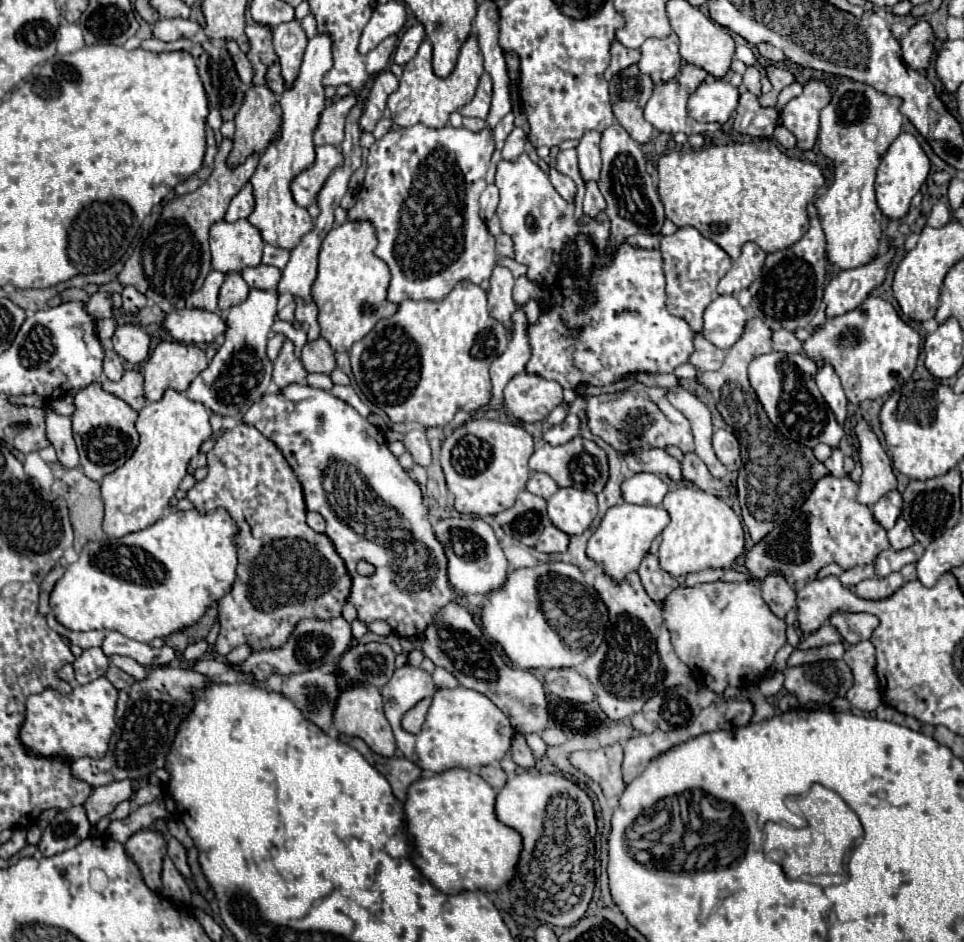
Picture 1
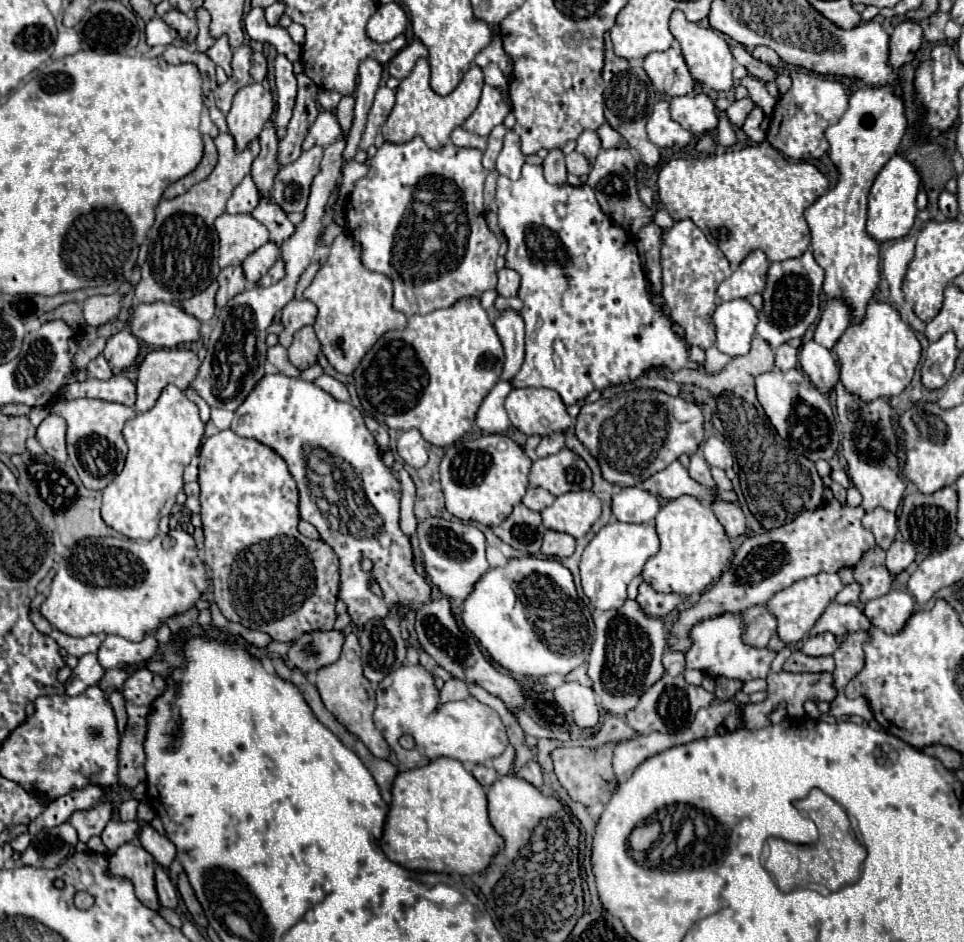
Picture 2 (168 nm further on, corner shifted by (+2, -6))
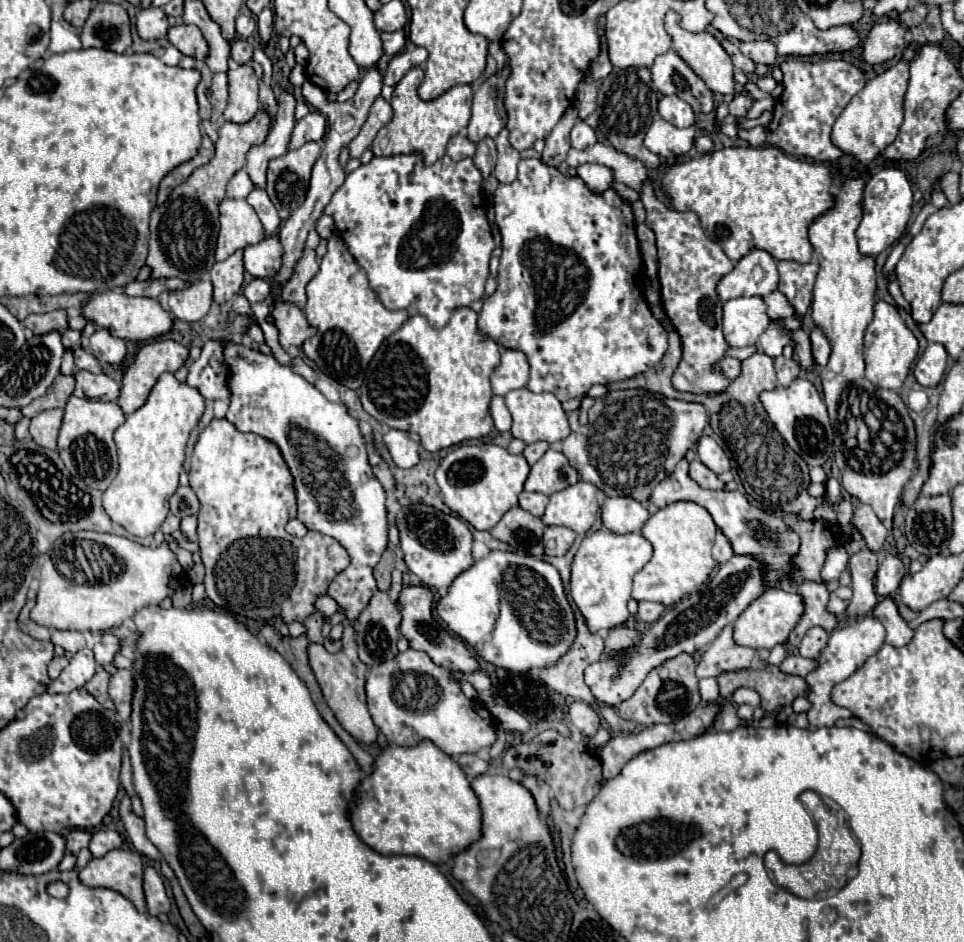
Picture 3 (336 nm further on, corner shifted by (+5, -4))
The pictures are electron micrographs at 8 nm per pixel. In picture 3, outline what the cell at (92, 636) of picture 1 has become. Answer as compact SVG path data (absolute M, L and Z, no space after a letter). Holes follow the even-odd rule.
M51 631L51 643L63 647L65 651L77 653L85 647L85 635L77 631Z

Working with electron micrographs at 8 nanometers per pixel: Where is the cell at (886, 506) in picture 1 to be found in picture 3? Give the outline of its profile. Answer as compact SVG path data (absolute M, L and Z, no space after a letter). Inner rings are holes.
M859 505L855 509L855 517L853 517L855 527L863 533L867 547L871 551L879 551L883 547L883 541L887 537L887 529L885 525L877 519L877 515L873 513L873 509L869 505Z

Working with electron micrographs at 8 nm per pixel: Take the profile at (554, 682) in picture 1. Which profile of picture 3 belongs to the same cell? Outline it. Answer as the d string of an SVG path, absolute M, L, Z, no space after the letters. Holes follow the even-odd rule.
M573 701L569 705L569 721L585 737L595 737L595 733L601 727L601 719L597 711L583 701Z

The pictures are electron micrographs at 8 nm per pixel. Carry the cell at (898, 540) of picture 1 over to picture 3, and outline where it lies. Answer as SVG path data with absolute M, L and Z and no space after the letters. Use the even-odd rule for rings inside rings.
M887 555L877 571L877 581L875 581L877 595L891 597L899 589L903 575L905 575L905 567L903 567L901 559L897 555Z

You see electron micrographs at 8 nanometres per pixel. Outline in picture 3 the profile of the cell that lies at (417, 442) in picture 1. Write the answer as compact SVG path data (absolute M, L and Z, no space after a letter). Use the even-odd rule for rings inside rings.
M389 429L383 435L383 443L389 449L393 463L401 469L415 467L419 463L419 437L411 431Z

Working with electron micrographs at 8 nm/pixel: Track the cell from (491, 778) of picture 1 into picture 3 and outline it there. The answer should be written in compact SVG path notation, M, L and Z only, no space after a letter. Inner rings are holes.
M459 755L459 759L457 759L457 763L461 765L461 769L465 771L465 775L467 775L467 779L471 781L471 779L475 779L477 775L483 775L485 771L487 771L487 761L483 761L483 759L479 759L477 755Z

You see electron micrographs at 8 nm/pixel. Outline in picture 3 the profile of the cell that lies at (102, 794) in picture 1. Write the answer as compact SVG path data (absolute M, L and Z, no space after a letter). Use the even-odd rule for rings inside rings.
M73 829L73 831L67 831L67 833L65 833L67 853L77 855L83 847L87 847L87 845L89 845L89 841L91 841L89 831L83 831L83 829Z

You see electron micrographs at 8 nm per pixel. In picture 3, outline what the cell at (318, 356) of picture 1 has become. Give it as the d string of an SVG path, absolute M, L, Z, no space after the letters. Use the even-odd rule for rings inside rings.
M277 299L271 317L279 331L279 343L285 351L289 347L301 347L305 339L315 335L315 329L307 323L303 311L295 303L285 303L283 299Z

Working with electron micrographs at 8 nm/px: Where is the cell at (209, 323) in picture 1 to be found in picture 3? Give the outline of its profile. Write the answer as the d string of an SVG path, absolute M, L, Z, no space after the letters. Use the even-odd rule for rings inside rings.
M105 291L105 293L97 293L91 299L87 299L81 307L81 315L95 323L101 329L107 329L111 335L121 337L121 339L129 339L129 341L145 341L145 339L153 339L157 335L163 335L167 331L171 331L171 317L161 309L157 299L151 297L129 297L123 291Z

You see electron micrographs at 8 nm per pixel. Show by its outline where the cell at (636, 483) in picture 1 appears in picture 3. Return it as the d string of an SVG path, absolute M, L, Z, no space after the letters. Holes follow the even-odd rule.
M607 497L601 507L603 525L617 535L641 531L647 517L649 511L631 497Z

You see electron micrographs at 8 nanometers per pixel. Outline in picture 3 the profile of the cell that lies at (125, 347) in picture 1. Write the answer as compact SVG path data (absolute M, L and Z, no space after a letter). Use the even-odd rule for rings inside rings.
M97 329L91 337L89 337L89 349L91 353L103 361L103 363L111 363L117 365L123 361L127 347L125 341L119 337L113 337L107 329Z

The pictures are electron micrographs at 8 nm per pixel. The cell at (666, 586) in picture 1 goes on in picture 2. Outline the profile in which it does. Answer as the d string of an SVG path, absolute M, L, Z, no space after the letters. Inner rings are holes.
M640 583L638 597L642 611L648 617L666 617L670 611L674 611L680 605L678 593L656 593L648 583Z

